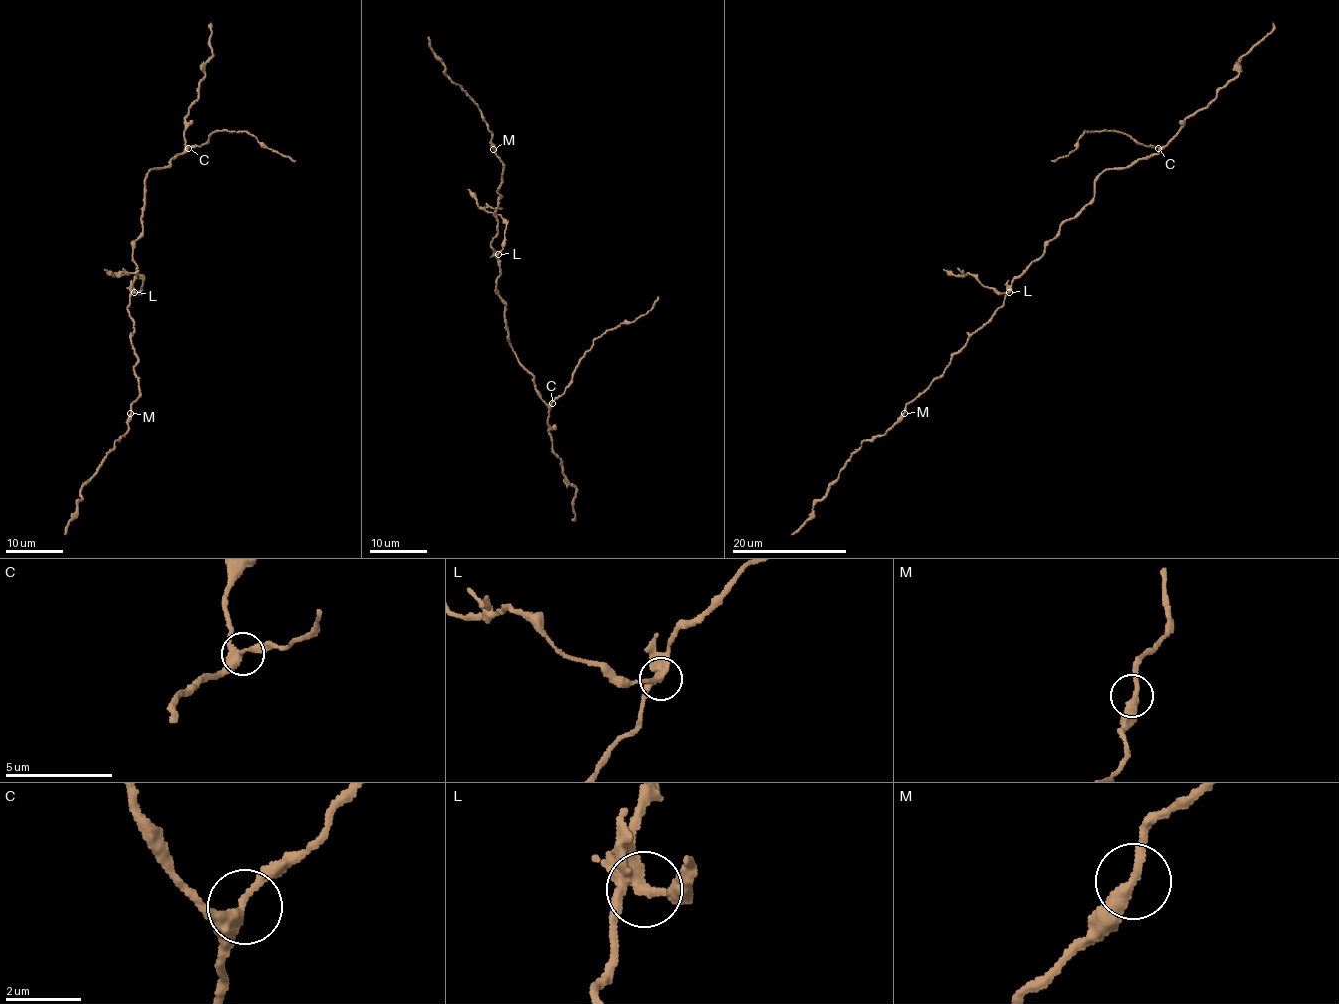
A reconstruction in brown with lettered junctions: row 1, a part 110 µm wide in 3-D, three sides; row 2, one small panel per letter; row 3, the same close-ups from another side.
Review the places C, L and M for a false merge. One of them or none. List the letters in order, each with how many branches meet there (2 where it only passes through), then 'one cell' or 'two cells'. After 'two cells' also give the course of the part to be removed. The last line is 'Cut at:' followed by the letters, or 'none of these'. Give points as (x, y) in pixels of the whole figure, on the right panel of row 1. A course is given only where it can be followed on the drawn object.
C: 3 branches meet; one cell
L: 3 branches meet; two cells; foreign part runs (1009, 292), (994, 291), (968, 272), (954, 275), (943, 270)
M: 2 branches meet; one cell
Cut at: L

